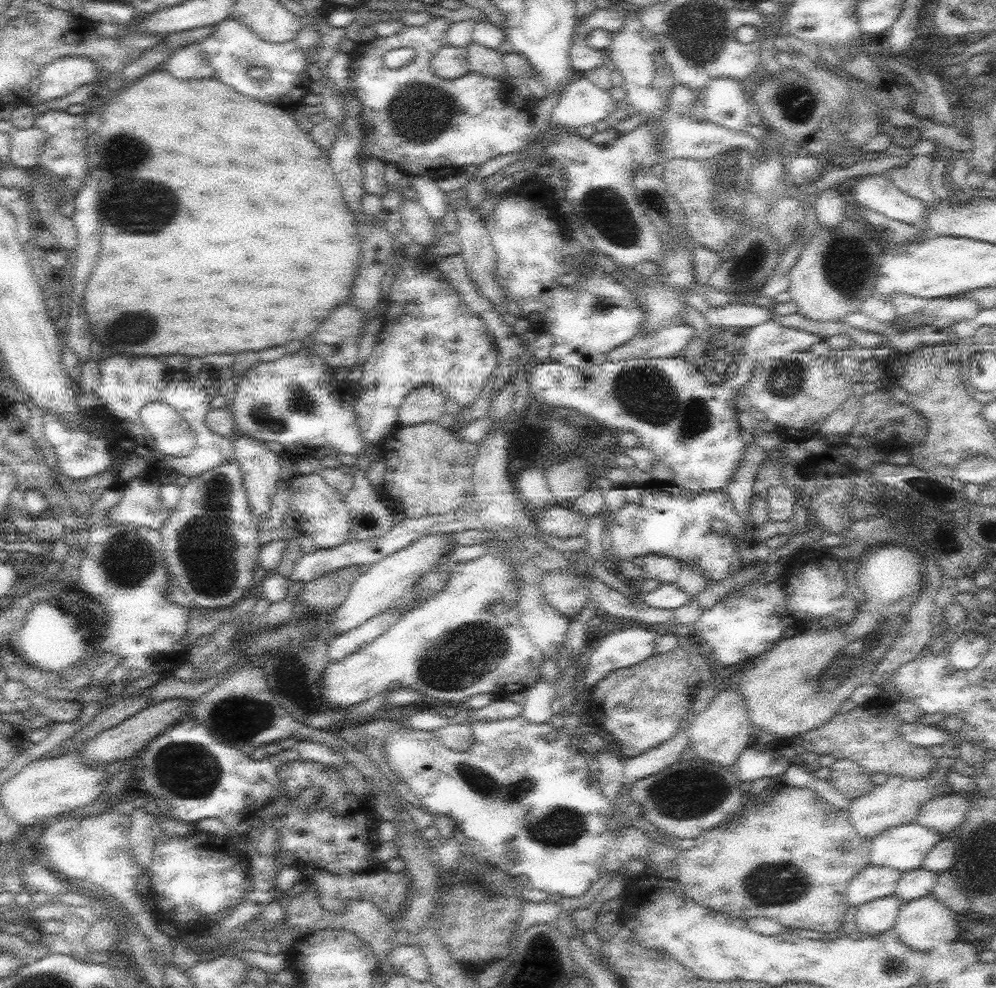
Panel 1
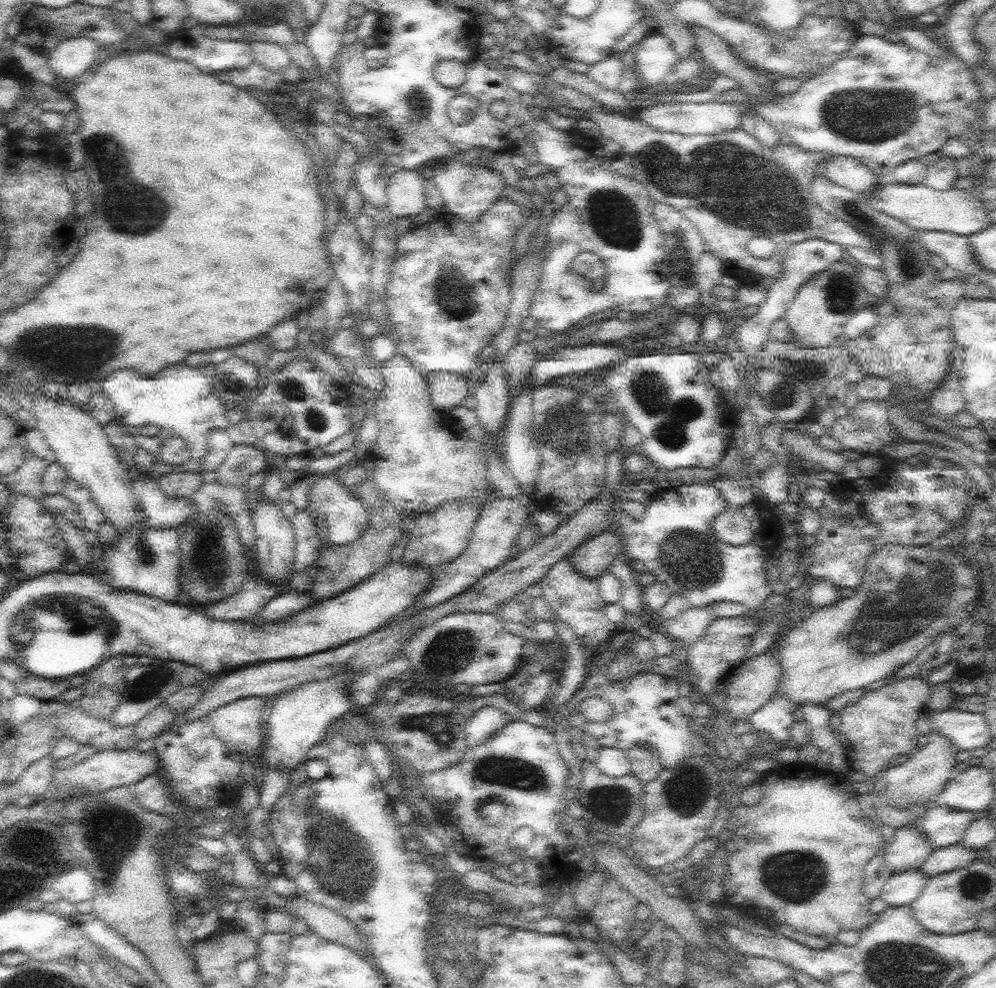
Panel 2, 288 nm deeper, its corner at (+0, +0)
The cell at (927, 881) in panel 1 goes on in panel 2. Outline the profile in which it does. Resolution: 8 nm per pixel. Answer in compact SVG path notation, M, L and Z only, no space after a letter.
M953 844L949 848L939 848L933 850L927 860L919 866L919 872L925 874L925 878L933 878L939 874L949 874L957 868L965 868L973 864L979 858L979 852L973 852L969 848L963 848L959 844Z

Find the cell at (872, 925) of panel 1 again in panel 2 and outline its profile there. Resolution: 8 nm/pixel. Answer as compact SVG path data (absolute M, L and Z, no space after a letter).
M907 870L907 872L895 874L881 888L879 900L887 908L911 906L911 902L915 902L919 898L925 884L927 884L927 878L919 870Z

